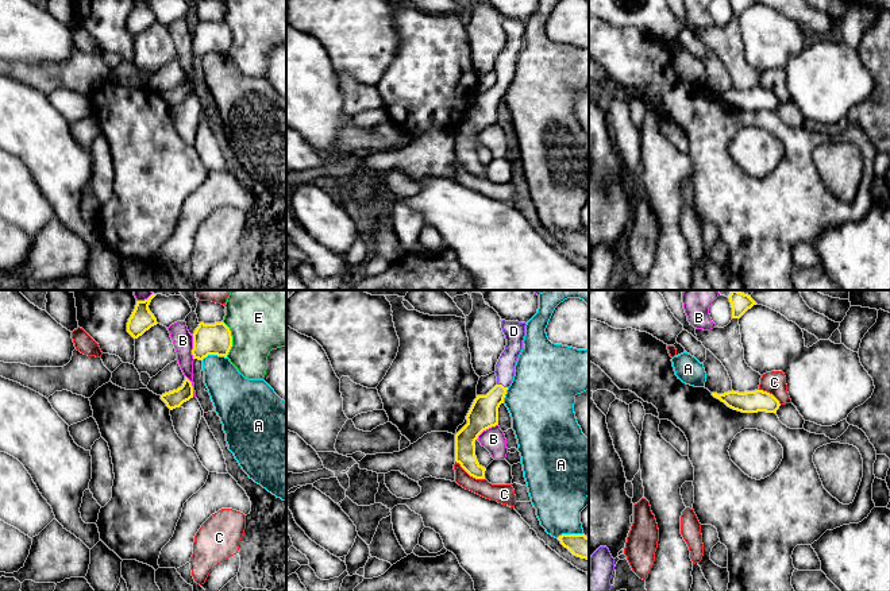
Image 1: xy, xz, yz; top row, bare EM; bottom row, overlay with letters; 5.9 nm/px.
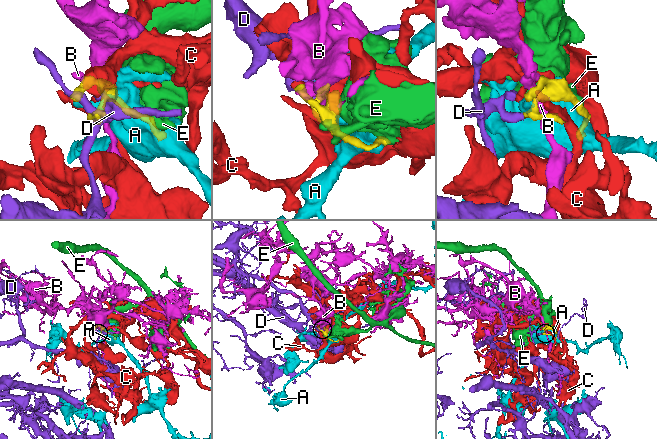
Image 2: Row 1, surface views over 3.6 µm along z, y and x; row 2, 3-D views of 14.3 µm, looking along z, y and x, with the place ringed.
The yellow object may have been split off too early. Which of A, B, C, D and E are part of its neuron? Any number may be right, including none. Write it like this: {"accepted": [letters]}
{"accepted": ["D"]}

